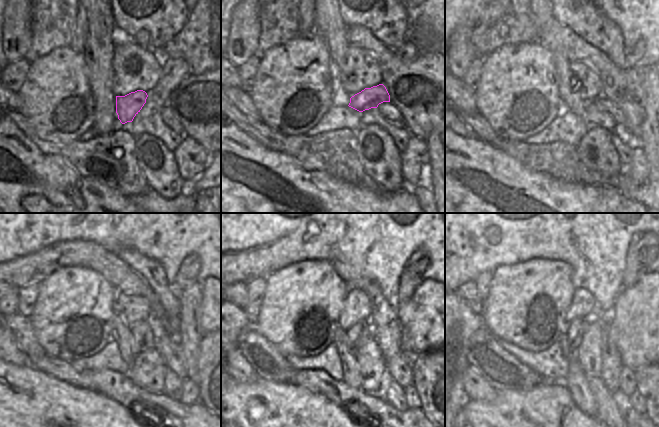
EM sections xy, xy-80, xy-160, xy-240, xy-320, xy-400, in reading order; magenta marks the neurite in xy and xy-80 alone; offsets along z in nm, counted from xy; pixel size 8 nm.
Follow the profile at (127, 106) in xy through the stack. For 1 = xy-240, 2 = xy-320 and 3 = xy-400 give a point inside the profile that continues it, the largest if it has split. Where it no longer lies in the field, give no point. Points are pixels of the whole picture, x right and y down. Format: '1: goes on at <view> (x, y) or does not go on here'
1: goes on at xy-240 (167, 344)
2: goes on at xy-320 (399, 368)
3: goes on at xy-400 (627, 376)

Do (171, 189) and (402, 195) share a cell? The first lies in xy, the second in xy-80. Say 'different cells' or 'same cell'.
different cells

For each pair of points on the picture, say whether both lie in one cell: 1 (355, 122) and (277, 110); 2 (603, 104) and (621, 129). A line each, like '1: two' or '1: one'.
1: two
2: one

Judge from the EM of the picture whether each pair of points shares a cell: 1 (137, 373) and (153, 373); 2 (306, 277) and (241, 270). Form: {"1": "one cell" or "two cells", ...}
{"1": "one cell", "2": "two cells"}

